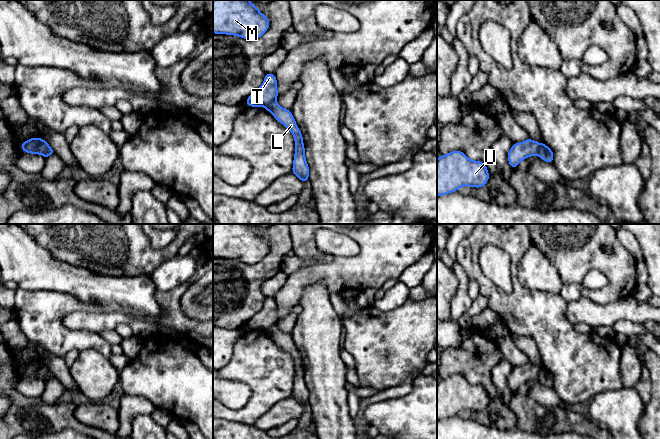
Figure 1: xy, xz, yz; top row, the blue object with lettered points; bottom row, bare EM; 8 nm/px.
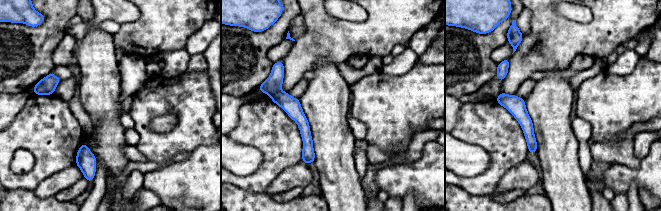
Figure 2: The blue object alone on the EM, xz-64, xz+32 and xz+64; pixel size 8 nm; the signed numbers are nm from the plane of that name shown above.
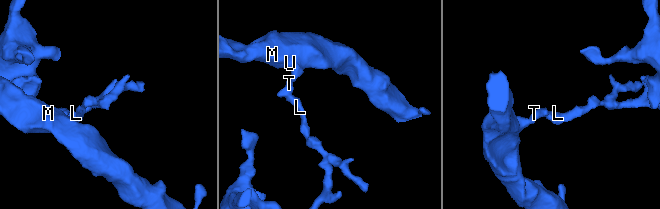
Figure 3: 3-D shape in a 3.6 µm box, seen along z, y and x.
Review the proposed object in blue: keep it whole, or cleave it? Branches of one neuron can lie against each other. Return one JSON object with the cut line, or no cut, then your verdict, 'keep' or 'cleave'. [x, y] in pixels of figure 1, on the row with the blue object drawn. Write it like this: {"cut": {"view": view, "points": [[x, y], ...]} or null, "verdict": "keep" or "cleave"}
{"cut": {"view": "yz", "points": [[542, 143], [537, 154]]}, "verdict": "cleave"}

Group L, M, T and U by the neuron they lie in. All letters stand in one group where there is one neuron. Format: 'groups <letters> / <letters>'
groups L / M T U

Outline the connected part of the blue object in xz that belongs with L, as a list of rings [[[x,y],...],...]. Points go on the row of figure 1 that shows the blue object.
[[[276,101],[268,104],[265,109],[269,111],[277,121],[281,122],[284,127],[292,132],[296,147],[292,173],[295,174],[303,183],[305,183],[309,180],[309,166],[305,158],[303,136],[295,122],[291,110],[282,108]]]

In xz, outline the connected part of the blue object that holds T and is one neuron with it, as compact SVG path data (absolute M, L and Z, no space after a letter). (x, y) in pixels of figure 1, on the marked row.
M266 73L263 84L246 100L245 105L266 107L278 97L277 79L274 73Z

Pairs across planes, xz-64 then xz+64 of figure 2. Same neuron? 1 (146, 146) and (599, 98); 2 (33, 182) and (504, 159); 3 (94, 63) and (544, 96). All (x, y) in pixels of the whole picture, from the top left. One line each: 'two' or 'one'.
1: one
2: one
3: one

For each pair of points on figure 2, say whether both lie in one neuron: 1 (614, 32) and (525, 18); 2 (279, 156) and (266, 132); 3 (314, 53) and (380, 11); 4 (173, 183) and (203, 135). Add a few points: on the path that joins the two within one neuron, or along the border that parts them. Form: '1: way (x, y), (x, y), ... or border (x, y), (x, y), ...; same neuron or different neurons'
1: border (529, 10), (531, 14), (530, 32), (524, 36); different neurons
2: way (279, 150), (279, 145), (272, 138); same neuron
3: way (331, 39), (356, 39), (367, 28); same neuron
4: border (210, 145), (199, 145), (191, 152); different neurons

